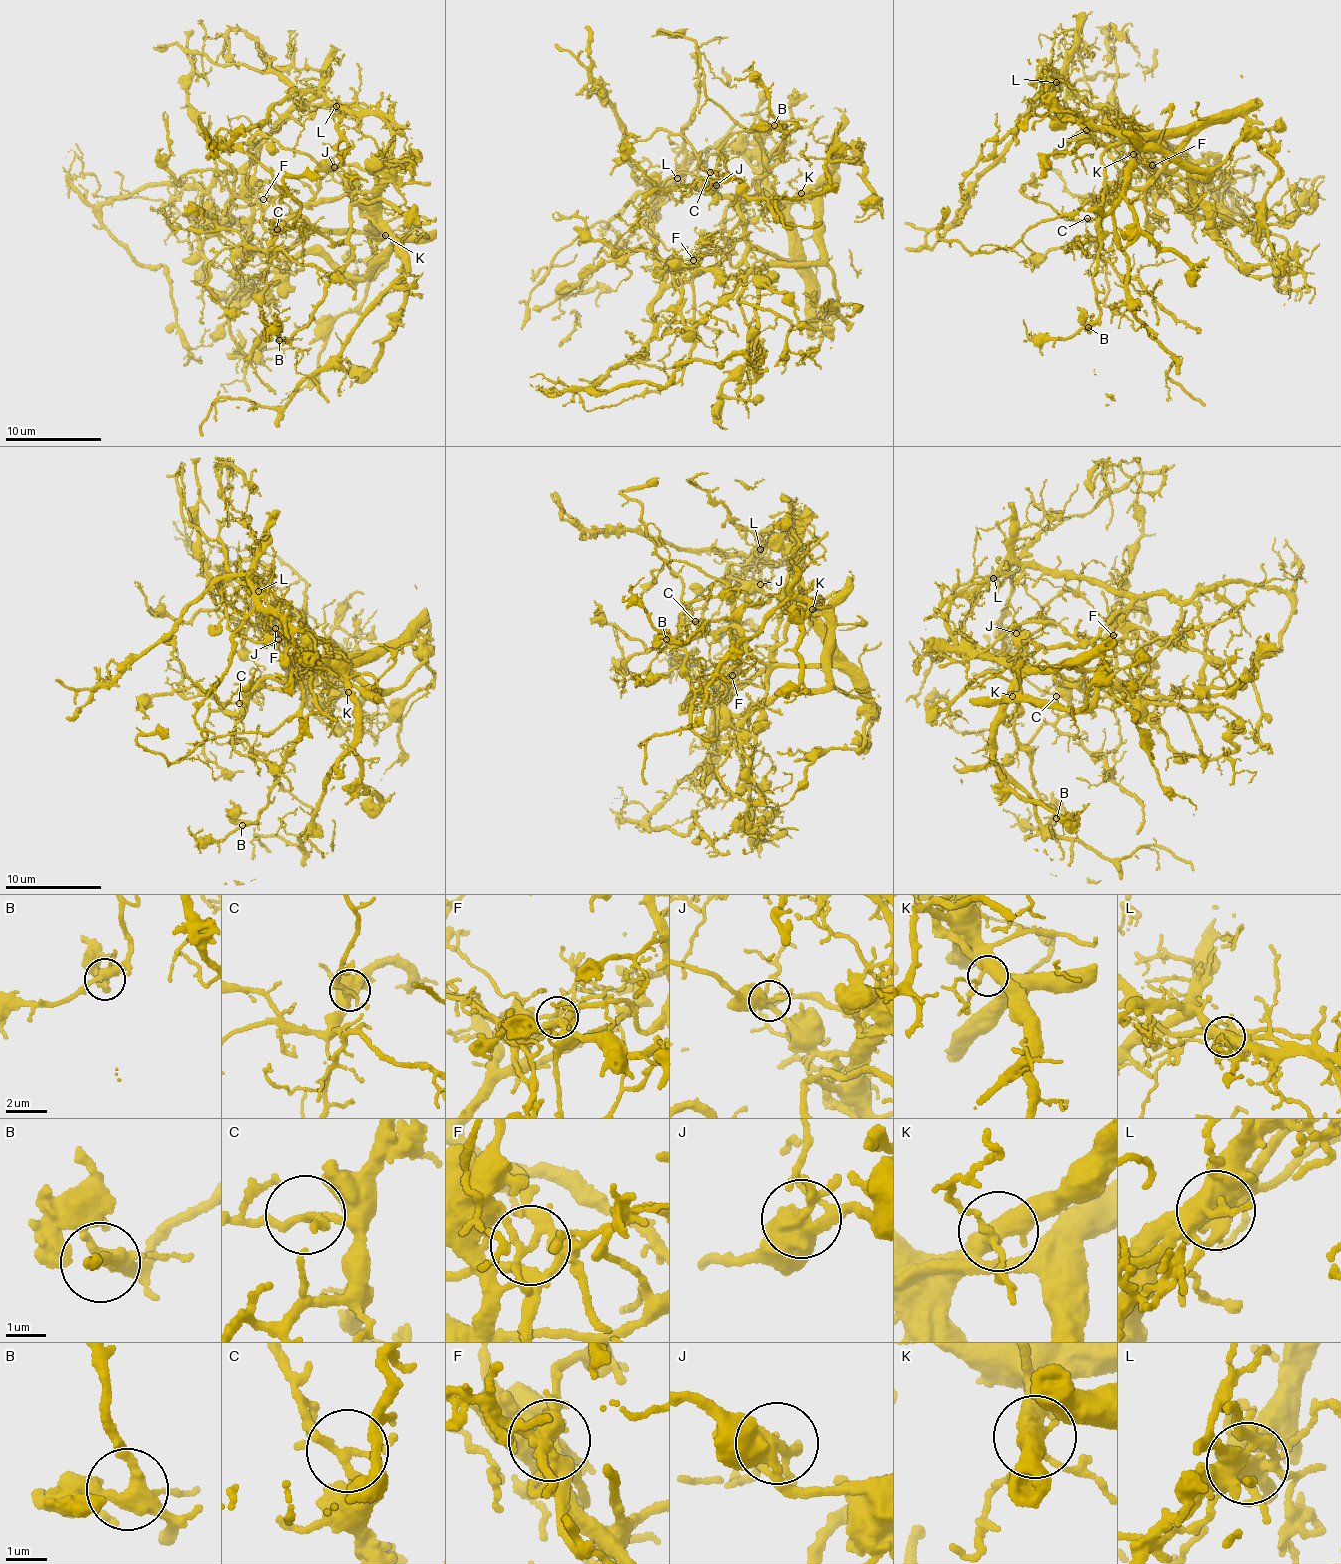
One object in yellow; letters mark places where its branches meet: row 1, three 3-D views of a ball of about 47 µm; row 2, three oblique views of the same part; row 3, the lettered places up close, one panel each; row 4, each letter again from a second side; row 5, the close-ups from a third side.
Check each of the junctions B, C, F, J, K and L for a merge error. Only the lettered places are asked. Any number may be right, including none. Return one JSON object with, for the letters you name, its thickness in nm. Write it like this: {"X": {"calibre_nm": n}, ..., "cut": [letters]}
{"F": {"calibre_nm": 170}, "L": {"calibre_nm": 440}, "cut": ["F", "L"]}

